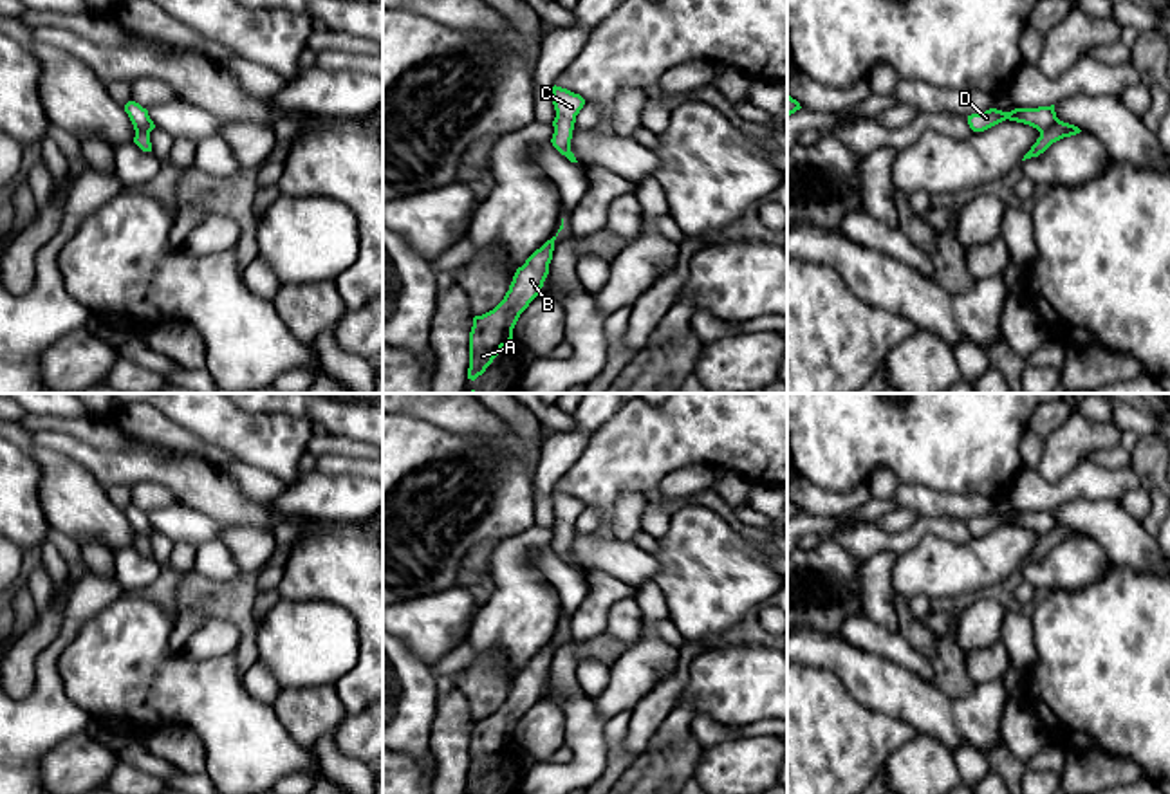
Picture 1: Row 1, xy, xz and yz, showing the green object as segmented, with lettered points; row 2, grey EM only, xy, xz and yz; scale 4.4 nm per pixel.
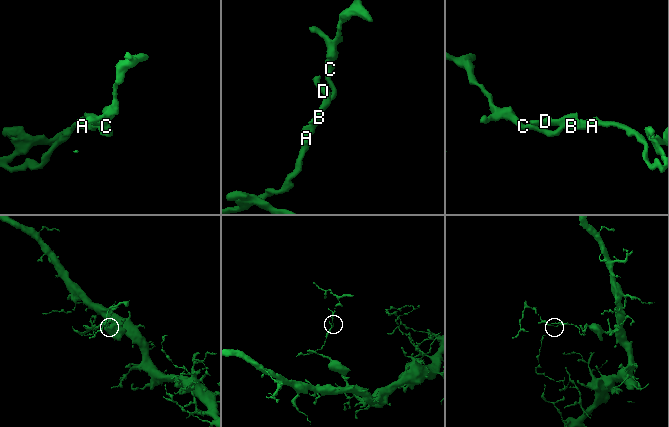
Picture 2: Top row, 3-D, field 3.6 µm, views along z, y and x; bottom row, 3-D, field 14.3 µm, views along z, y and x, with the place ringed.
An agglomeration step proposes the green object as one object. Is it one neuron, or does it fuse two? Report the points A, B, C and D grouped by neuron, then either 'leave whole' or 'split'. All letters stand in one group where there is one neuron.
A B C D; leave whole

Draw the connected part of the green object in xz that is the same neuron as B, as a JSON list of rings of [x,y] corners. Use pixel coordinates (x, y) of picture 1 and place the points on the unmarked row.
[[[558,637],[516,673],[509,695],[493,715],[473,722],[468,783],[475,785],[482,780],[498,756],[513,743],[513,733],[520,718],[542,697],[556,641]]]

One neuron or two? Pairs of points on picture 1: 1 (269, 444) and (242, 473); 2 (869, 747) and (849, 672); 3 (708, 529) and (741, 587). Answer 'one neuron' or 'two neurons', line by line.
1: two neurons
2: two neurons
3: one neuron

